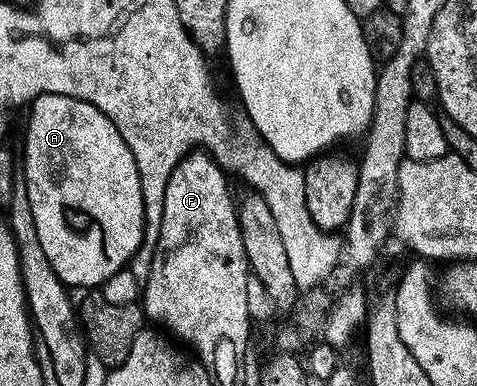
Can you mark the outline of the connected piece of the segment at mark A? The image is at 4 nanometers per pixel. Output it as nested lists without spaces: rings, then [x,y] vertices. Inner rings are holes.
[[[45,92],[44,95],[37,96],[29,105],[29,108],[30,121],[26,124],[26,176],[24,172],[24,185],[28,190],[28,200],[31,203],[32,216],[35,219],[40,245],[44,248],[44,254],[47,255],[52,270],[59,276],[63,284],[74,290],[75,288],[86,288],[82,290],[97,289],[105,280],[112,278],[112,274],[123,271],[133,261],[134,255],[137,254],[138,247],[144,239],[146,204],[142,200],[142,179],[138,176],[136,158],[132,154],[132,150],[125,144],[120,132],[116,130],[113,122],[100,109],[89,104],[87,100],[77,100],[64,94]]]

